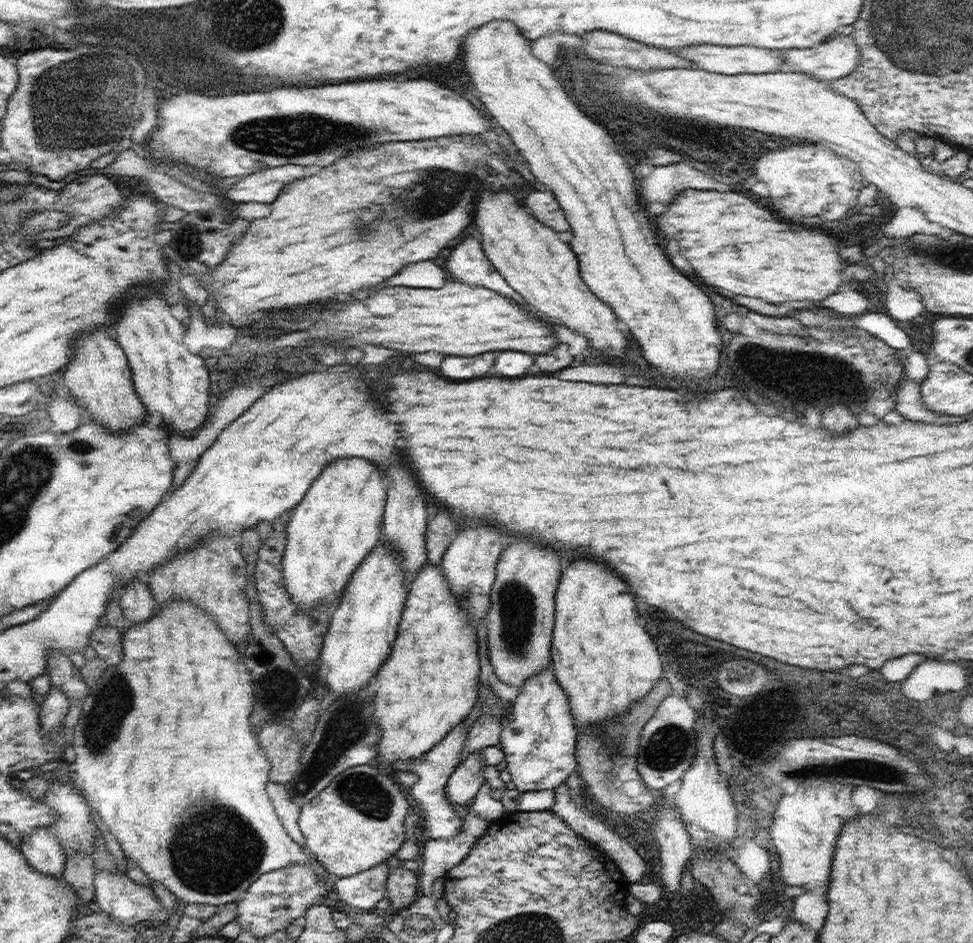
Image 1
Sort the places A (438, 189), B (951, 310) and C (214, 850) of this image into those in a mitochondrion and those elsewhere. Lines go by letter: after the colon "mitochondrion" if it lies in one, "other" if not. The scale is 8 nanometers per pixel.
A: mitochondrion
B: other
C: mitochondrion

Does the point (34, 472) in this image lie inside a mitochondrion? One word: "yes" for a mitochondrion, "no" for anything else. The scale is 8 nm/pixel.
yes

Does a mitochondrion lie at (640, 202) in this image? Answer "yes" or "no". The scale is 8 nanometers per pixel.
no

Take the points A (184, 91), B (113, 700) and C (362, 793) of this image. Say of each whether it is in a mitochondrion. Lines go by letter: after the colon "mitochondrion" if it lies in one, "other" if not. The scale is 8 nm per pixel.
A: other
B: mitochondrion
C: mitochondrion

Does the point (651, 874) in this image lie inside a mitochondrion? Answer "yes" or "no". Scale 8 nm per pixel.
no

